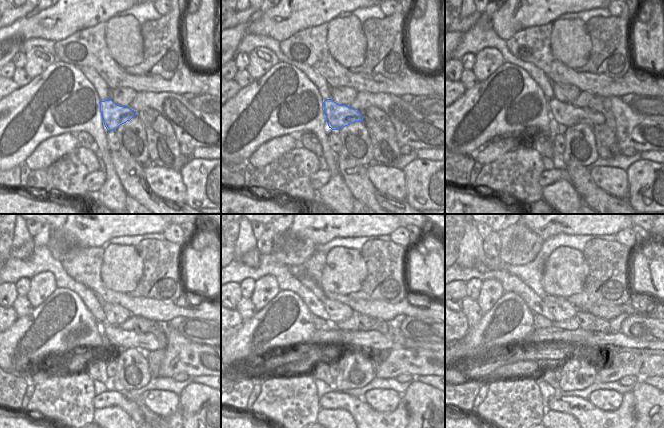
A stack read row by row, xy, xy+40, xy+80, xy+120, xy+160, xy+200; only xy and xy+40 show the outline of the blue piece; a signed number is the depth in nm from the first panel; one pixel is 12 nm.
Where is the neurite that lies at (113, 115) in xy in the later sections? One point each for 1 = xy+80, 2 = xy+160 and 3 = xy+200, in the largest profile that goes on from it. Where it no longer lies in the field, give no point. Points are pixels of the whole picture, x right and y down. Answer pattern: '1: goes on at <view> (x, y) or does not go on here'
1: goes on at xy+80 (564, 114)
2: goes on at xy+160 (375, 341)
3: goes on at xy+200 (619, 342)

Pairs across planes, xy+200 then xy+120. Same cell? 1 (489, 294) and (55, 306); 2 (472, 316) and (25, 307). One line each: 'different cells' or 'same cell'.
1: different cells
2: same cell

